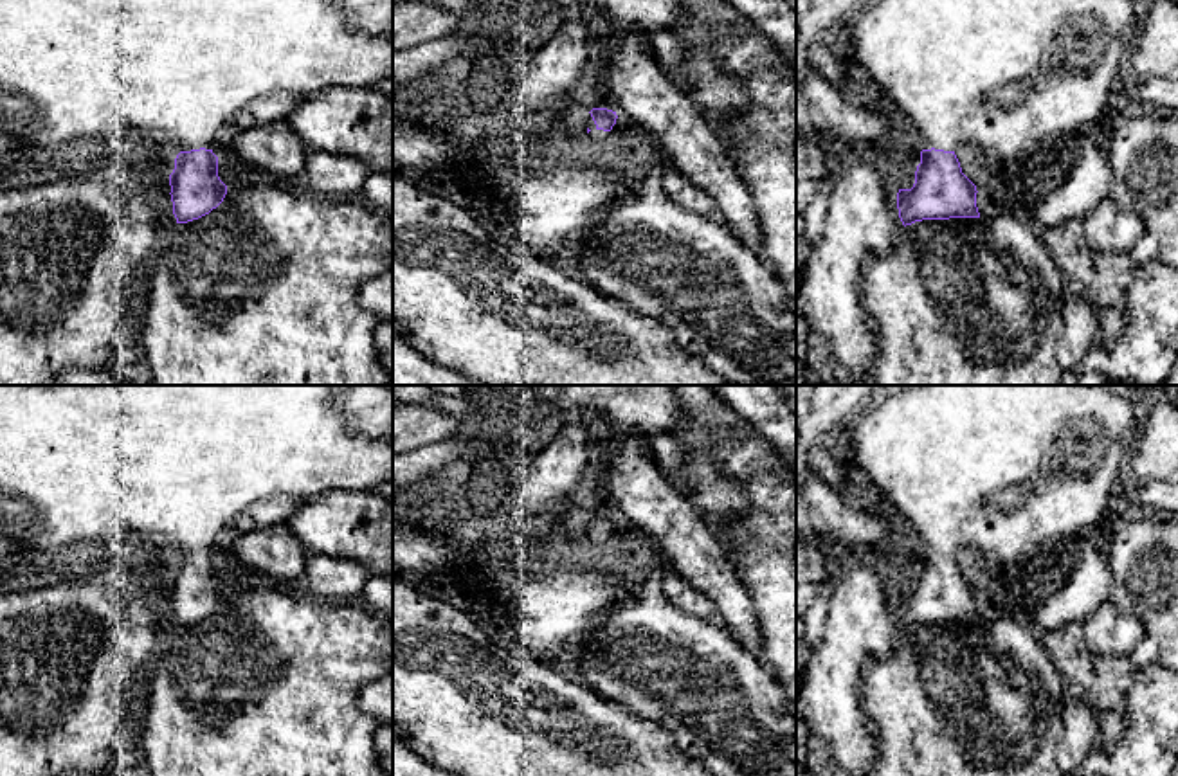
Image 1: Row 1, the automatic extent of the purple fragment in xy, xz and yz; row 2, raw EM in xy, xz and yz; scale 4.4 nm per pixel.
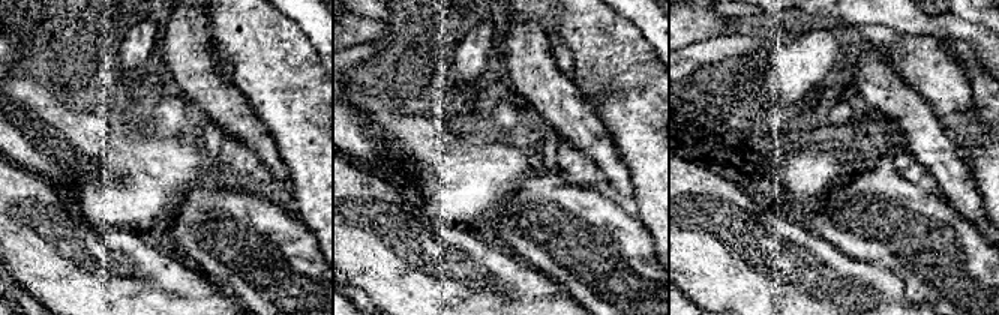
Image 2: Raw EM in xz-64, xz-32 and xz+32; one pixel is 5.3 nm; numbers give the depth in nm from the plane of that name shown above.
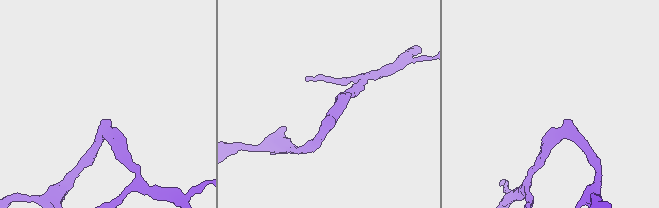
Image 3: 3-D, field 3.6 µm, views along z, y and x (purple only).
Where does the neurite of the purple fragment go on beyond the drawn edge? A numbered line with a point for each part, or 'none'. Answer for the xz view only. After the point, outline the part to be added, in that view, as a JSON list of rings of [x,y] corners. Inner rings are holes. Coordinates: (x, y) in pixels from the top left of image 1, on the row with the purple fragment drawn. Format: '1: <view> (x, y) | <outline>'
1: xz (597, 134) | [[[591,113],[584,115],[584,124],[585,124],[585,128],[591,130],[589,135],[596,140],[603,140],[611,133],[611,131],[598,130]]]

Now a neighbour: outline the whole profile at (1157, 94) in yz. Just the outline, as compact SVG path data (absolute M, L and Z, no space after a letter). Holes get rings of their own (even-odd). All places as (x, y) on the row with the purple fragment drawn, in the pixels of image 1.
M1178 77L1131 79L1129 94L1142 110L1178 115Z

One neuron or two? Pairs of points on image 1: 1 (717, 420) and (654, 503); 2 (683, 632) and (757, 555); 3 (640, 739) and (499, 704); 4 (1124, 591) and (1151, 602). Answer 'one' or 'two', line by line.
1: two
2: two
3: one
4: one

